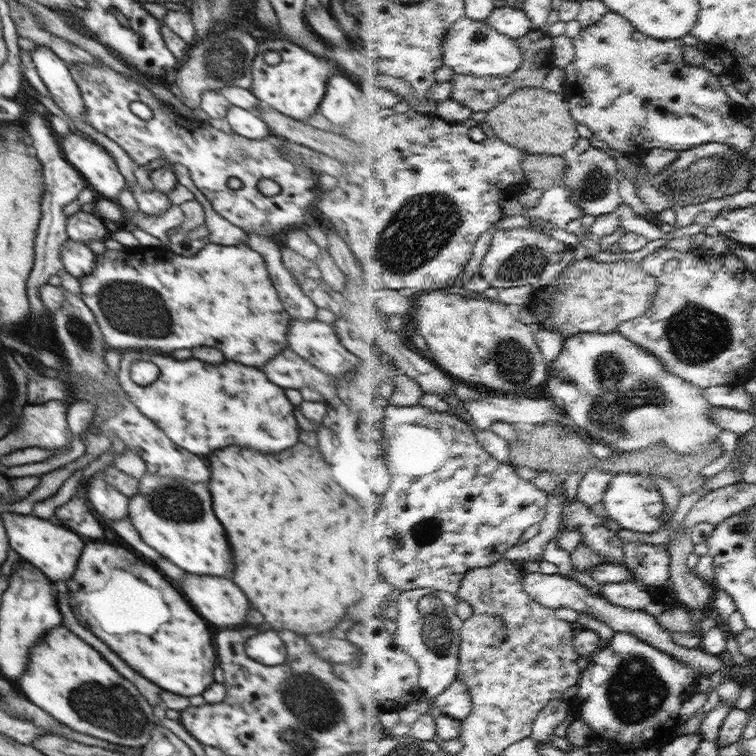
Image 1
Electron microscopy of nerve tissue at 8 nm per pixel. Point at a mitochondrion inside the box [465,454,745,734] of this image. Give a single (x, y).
(635, 690)

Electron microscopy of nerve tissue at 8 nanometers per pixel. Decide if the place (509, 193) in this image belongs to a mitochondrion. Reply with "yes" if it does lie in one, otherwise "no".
no

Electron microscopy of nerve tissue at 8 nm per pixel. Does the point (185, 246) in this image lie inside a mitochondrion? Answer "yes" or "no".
no

